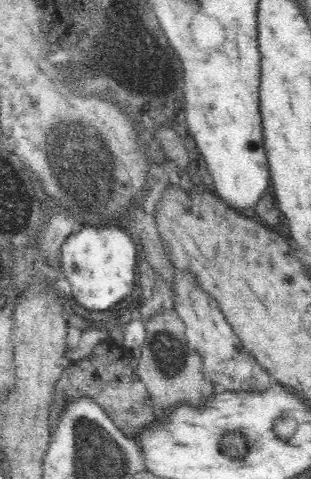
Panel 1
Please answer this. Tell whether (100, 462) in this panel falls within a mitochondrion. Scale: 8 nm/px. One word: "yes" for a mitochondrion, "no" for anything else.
yes

